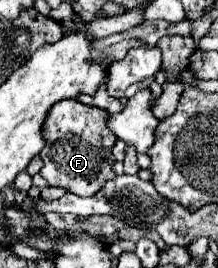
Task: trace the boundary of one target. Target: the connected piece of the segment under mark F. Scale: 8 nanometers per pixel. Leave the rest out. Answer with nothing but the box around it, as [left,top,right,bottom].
[39,100,117,196]

